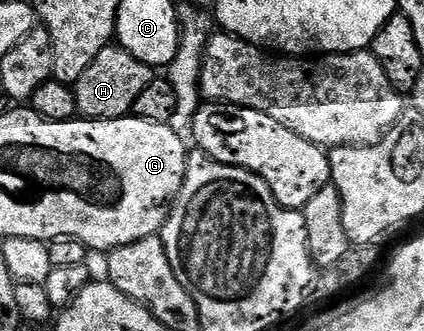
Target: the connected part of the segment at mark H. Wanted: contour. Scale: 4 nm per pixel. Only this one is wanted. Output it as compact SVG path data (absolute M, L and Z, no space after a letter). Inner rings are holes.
M110 43L103 47L103 51L99 51L99 55L95 55L91 67L83 71L83 76L73 86L78 114L86 121L128 117L135 107L135 99L139 99L140 93L147 88L147 83L153 81L154 76L154 66L139 63L135 55L131 55L116 43Z

